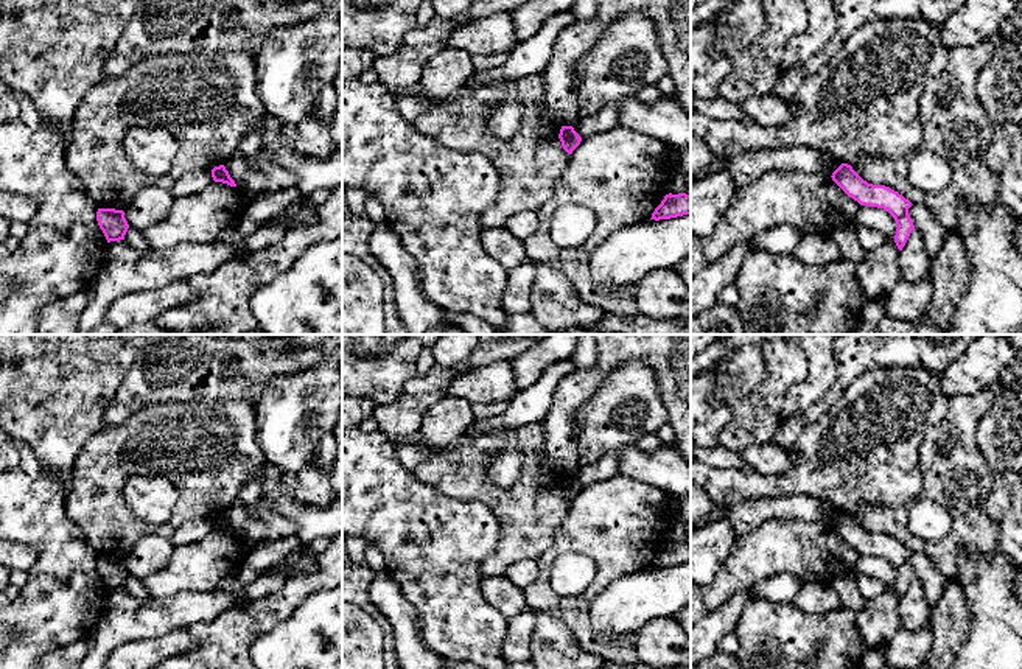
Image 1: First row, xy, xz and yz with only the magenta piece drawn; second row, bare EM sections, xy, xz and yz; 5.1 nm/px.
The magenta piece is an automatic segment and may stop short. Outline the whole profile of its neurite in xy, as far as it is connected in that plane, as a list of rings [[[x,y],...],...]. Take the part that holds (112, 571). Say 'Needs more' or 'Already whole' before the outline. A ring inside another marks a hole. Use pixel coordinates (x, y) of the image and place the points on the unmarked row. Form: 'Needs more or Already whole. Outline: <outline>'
Already whole. Outline: [[[98,557],[96,569],[107,591],[124,588],[129,573],[123,559]]]

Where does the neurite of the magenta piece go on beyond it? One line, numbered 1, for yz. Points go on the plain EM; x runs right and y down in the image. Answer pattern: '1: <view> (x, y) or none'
1: none

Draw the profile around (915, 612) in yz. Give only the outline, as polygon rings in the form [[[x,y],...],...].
[[[913,577],[899,604],[901,627],[908,632],[919,632],[932,616],[932,607],[926,597],[924,587]]]

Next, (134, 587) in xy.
[[[128,577],[128,580],[126,580],[126,583],[124,583],[124,590],[131,594],[131,596],[134,596],[134,597],[137,597],[137,599],[148,599],[149,597],[149,594],[148,594],[148,591],[146,591],[146,588],[145,588],[145,585],[143,585],[143,582],[142,580],[138,580],[138,579],[134,579],[134,577]]]

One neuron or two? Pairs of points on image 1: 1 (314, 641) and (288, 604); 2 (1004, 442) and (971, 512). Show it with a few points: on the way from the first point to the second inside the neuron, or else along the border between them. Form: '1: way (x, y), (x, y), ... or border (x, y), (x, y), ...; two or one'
1: border (324, 590), (308, 595), (282, 621), (263, 632); two
2: border (974, 437), (994, 476); two

